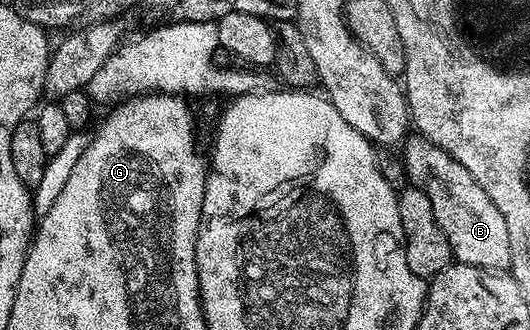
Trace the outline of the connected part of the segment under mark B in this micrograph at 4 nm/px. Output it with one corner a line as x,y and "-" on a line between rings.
420,135
406,136
403,142
403,164
408,184
423,191
431,199
431,211
435,211
435,223
447,235
447,243
453,252
454,262
471,267
509,269
511,239
507,239
507,223
499,215
499,207
487,199
487,191
471,179
471,171
463,167
447,151
435,147

